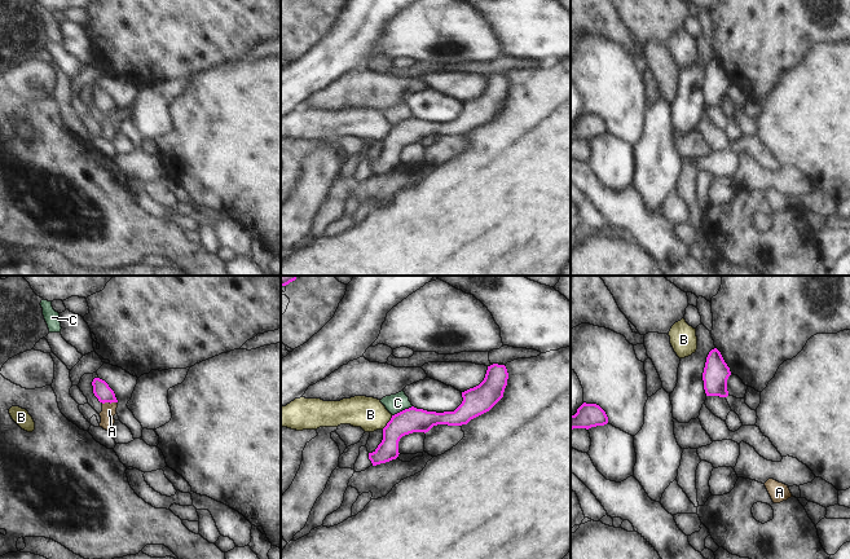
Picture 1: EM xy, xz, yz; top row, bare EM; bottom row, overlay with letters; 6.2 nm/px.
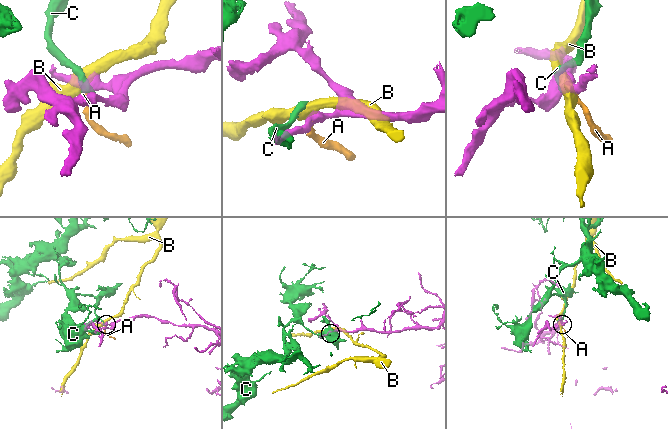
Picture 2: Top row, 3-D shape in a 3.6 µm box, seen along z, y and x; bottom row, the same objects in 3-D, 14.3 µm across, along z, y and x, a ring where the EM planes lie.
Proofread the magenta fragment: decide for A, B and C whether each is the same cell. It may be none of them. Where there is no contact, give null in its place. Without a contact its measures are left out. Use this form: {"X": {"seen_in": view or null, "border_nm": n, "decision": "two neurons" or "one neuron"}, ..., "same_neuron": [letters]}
{"A": {"seen_in": "xy", "border_nm": 100, "decision": "one neuron"}, "B": {"seen_in": "xz", "border_nm": 110, "decision": "two neurons"}, "C": {"seen_in": "xz", "border_nm": 140, "decision": "two neurons"}, "same_neuron": ["A"]}

